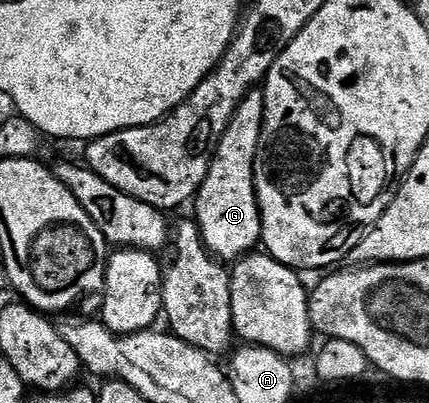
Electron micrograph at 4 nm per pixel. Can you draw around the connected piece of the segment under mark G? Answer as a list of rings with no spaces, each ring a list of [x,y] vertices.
[[[251,91],[238,105],[222,141],[212,156],[210,173],[195,197],[194,221],[199,224],[211,255],[221,261],[235,261],[261,246],[262,217],[256,200],[256,154],[264,137],[264,92]]]

